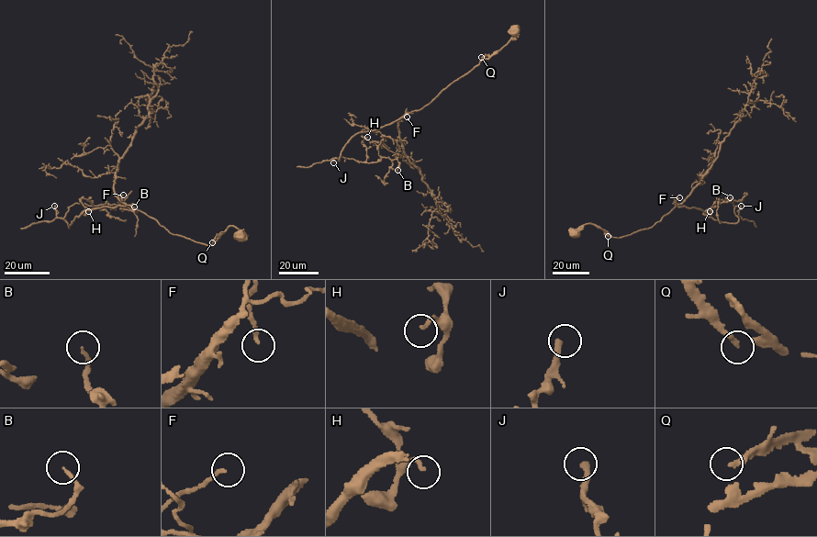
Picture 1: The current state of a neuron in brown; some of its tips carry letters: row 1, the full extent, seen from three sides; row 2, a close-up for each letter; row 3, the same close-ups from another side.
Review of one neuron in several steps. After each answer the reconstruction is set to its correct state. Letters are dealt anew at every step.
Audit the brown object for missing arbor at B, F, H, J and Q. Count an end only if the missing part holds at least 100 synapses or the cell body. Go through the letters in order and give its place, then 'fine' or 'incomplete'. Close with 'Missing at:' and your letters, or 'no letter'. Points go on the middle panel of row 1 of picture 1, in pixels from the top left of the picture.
B: place (397, 170); fine
F: place (407, 117); fine
H: place (367, 137); fine
J: place (333, 162); incomplete
Q: place (481, 57); fine
Missing at: J

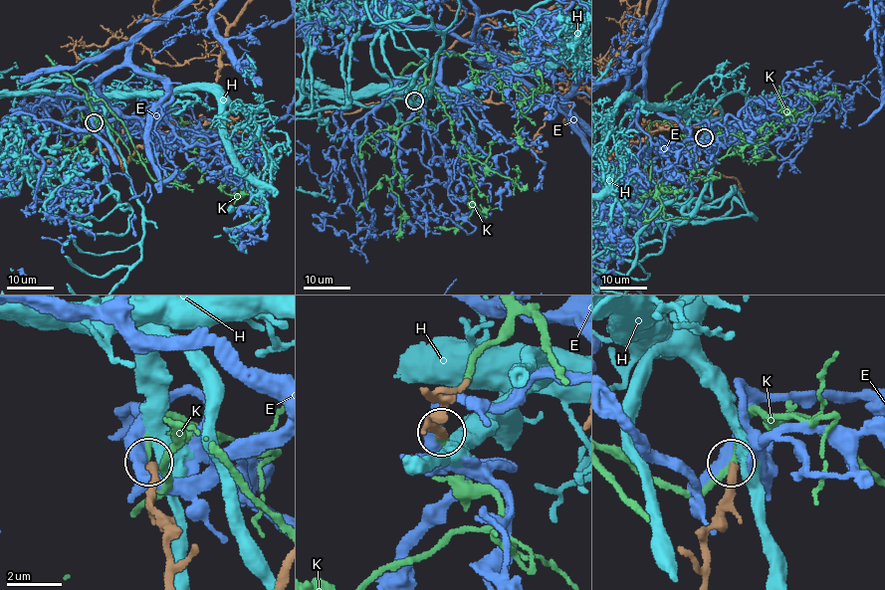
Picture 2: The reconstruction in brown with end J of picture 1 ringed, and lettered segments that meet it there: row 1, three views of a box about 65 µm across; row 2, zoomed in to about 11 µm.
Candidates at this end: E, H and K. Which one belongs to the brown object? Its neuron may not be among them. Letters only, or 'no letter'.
no letter

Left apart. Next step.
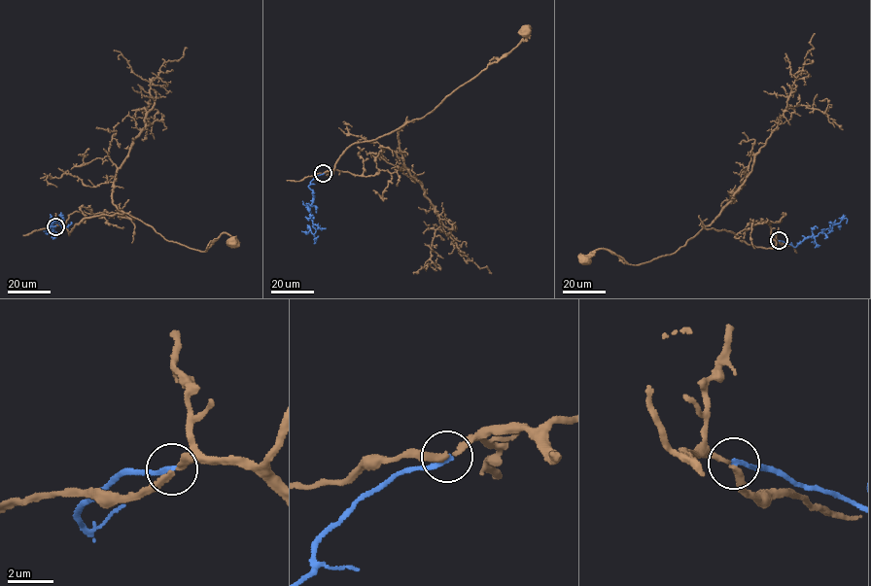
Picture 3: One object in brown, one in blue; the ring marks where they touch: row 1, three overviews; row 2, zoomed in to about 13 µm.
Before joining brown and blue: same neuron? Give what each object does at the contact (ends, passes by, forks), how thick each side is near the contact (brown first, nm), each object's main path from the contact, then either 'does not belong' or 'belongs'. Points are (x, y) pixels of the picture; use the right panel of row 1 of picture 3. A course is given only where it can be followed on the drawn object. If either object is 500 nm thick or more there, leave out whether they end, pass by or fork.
brown passes by | blue ends | 220/220 nm | brown via (779, 241), (757, 247), (727, 230), (703, 227), (674, 253), (640, 264), (601, 248), (585, 259) | blue via (779, 240), (795, 247), (804, 239), (832, 227), (843, 218), (847, 219), (846, 224) | does not belong

